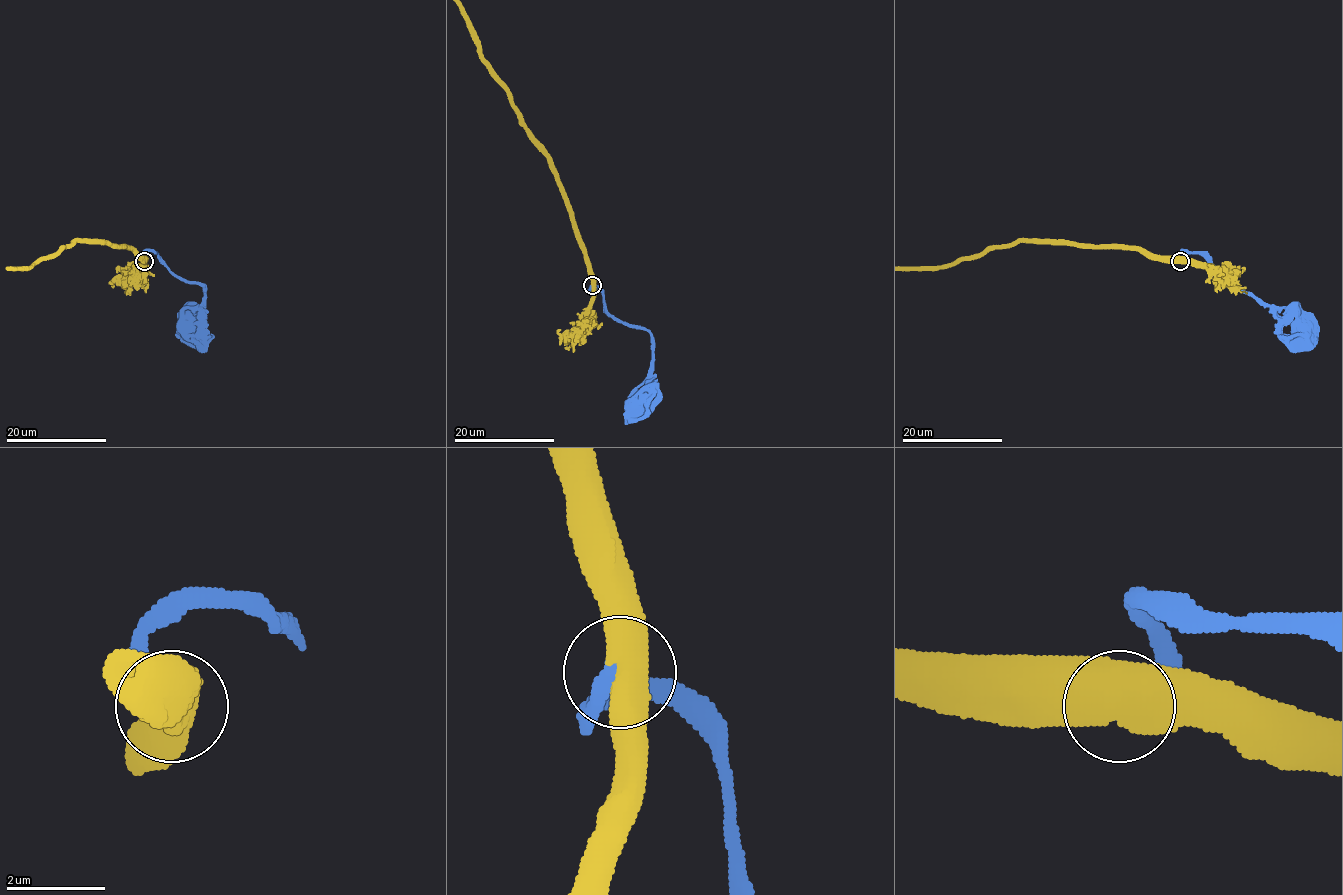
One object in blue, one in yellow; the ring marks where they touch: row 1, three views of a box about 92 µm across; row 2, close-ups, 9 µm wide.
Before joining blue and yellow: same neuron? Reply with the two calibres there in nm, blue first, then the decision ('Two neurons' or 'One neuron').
Thickness 360 nm (blue) against 750 nm. One neuron

